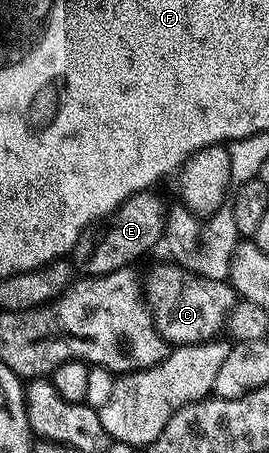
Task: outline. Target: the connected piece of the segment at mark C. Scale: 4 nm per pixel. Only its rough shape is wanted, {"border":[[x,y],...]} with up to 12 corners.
{"border":[[174,261],[145,274],[145,301],[172,347],[210,342],[237,295]]}

